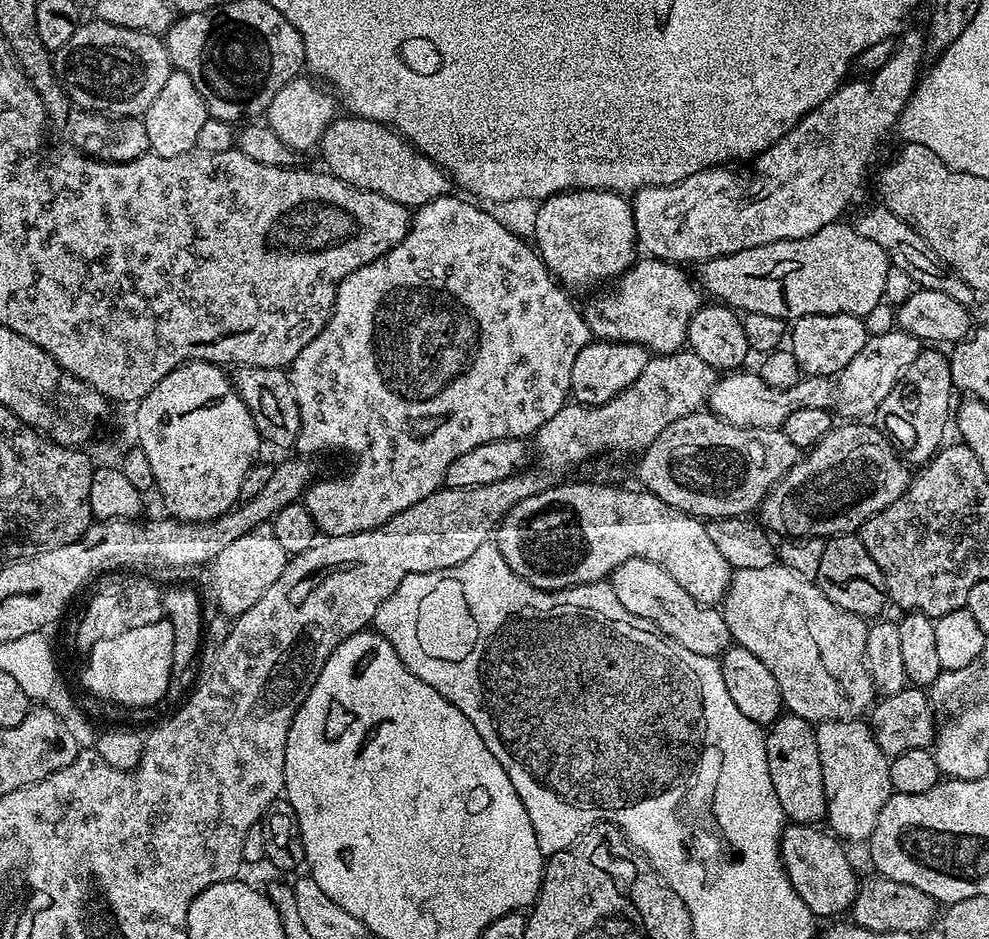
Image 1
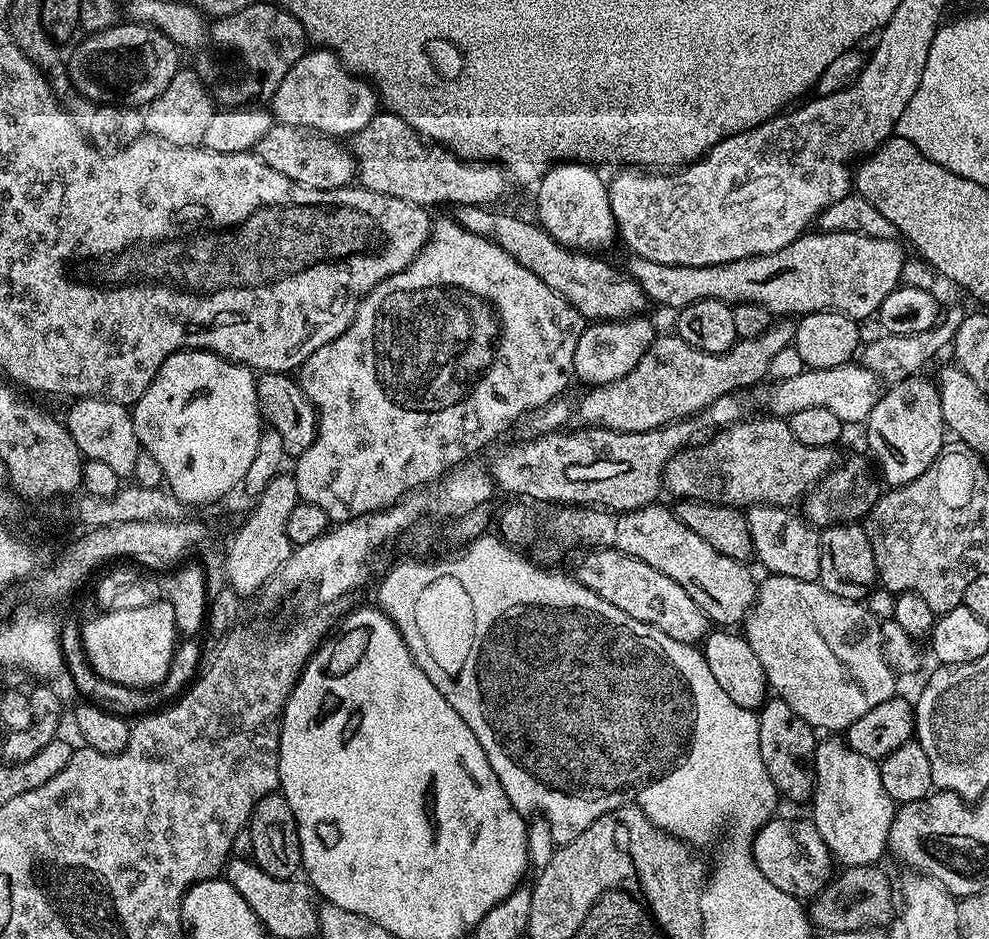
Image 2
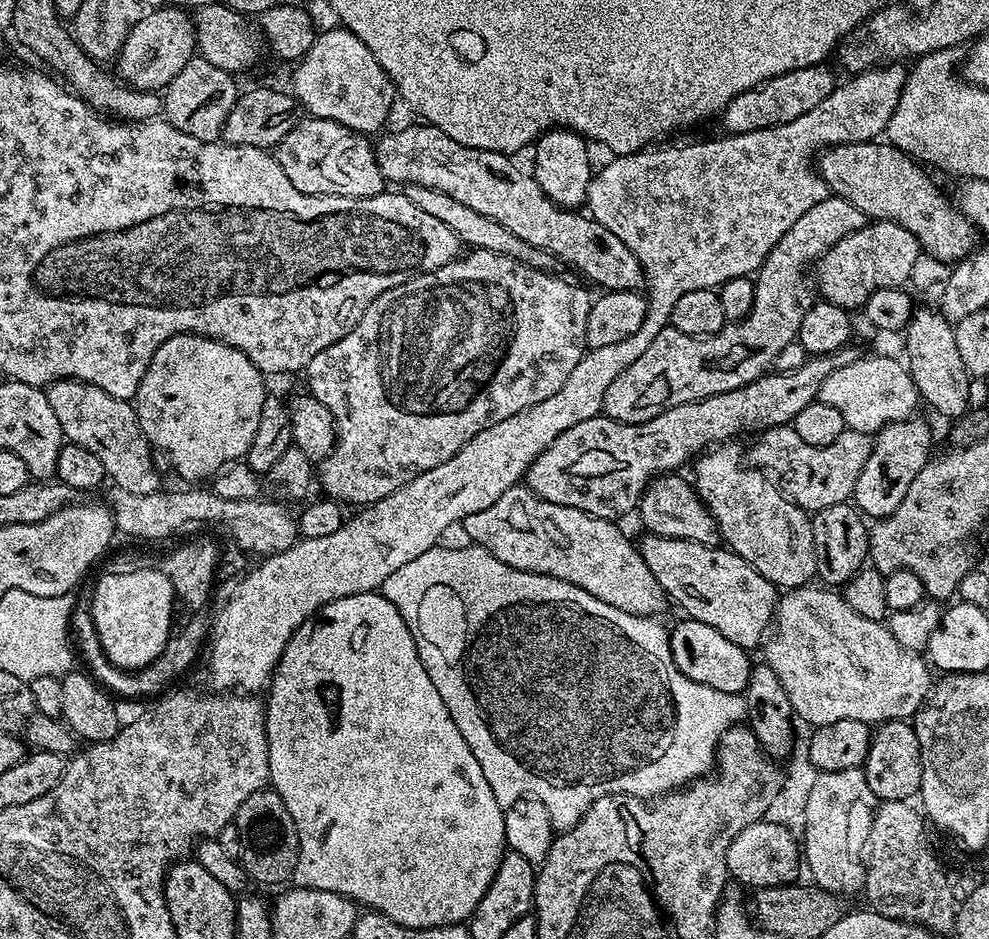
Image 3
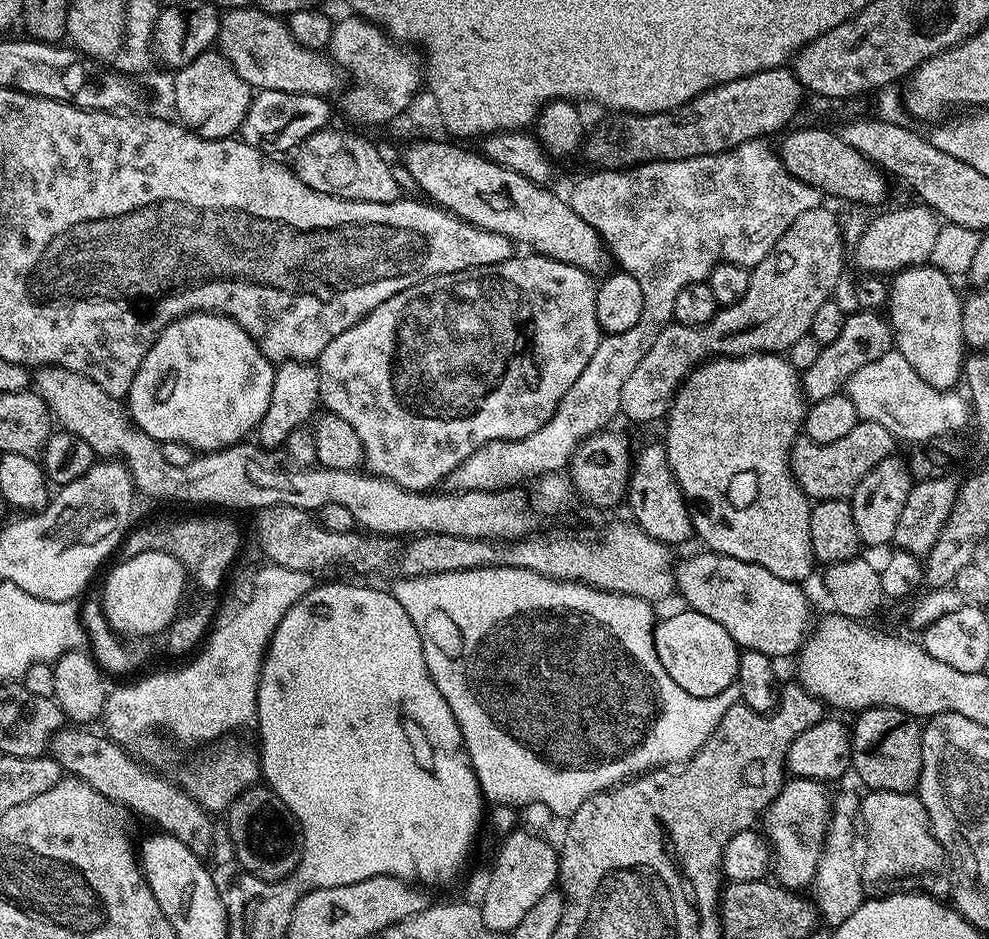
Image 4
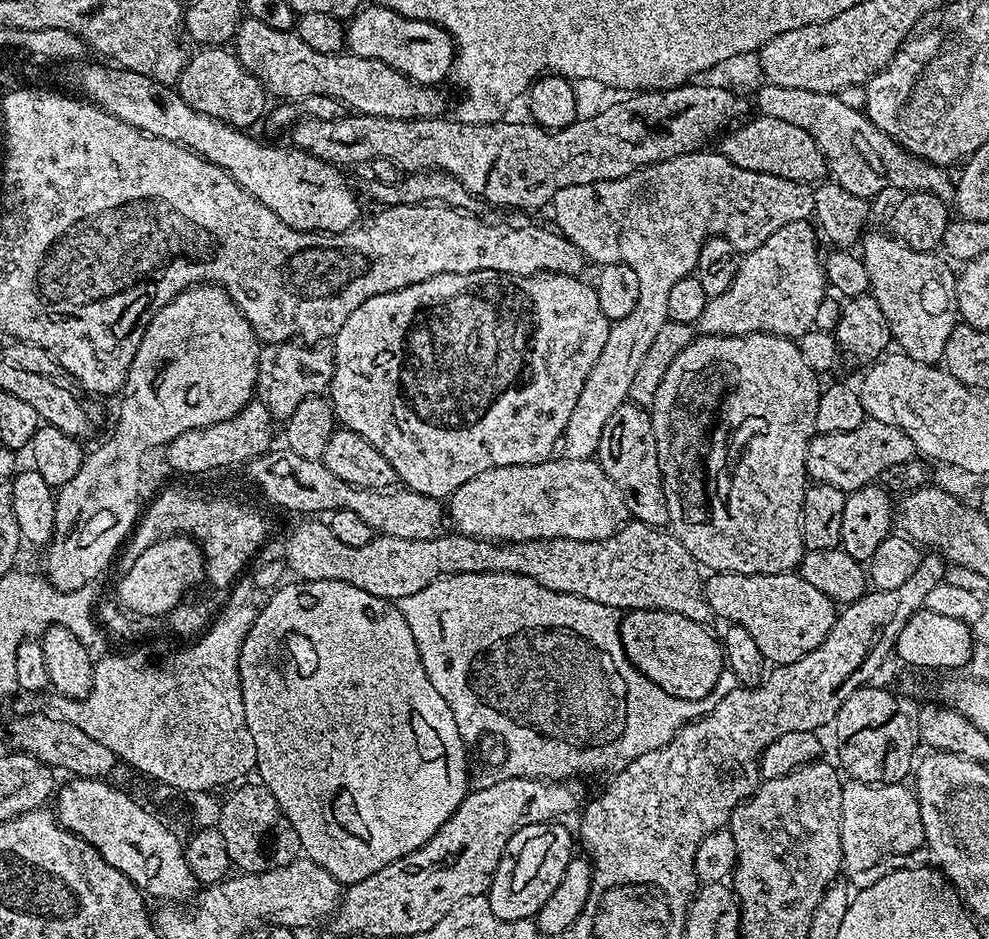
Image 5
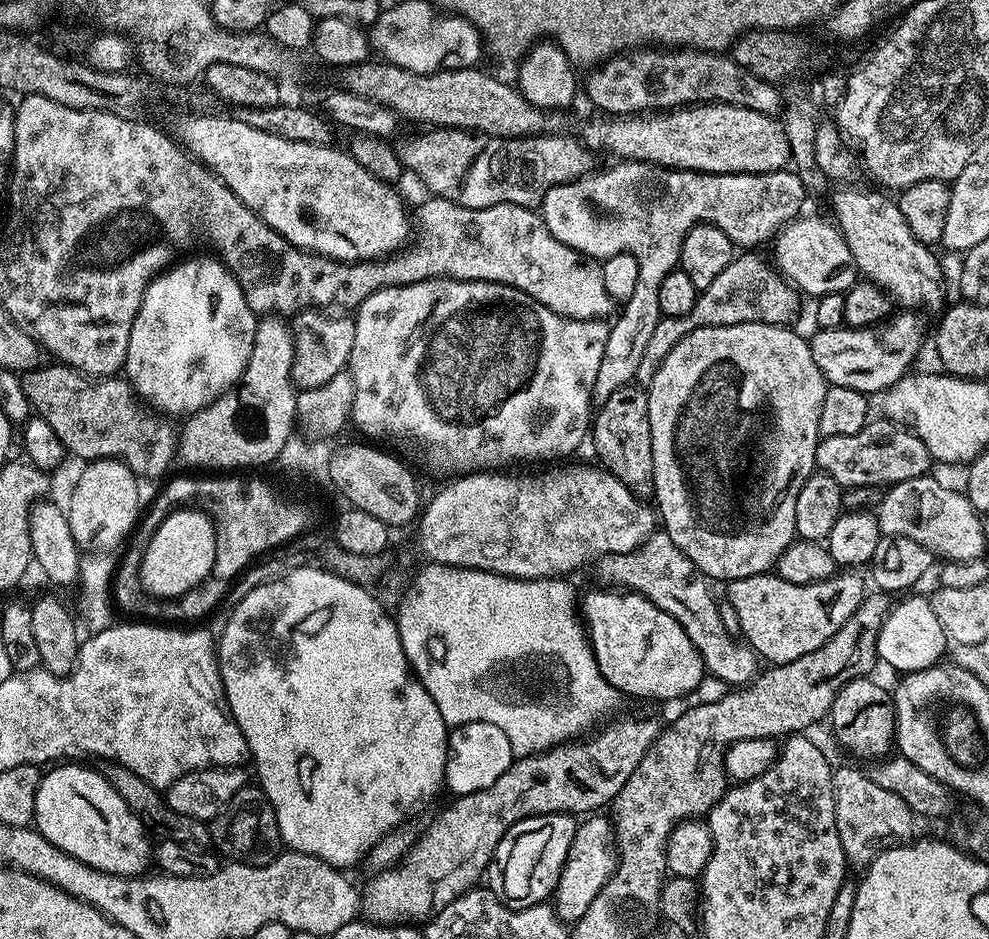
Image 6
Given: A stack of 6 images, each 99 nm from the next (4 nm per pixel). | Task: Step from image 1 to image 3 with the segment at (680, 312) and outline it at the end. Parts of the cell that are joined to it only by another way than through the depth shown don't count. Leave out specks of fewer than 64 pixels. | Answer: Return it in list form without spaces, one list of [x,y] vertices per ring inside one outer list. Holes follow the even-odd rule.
[[[407,184],[403,187],[402,194],[410,198],[410,202],[414,202],[420,210],[426,214],[433,215],[438,222],[443,222],[453,230],[463,245],[467,247],[490,250],[491,253],[502,254],[514,258],[518,262],[522,262],[531,268],[537,268],[543,272],[552,272],[557,267],[558,261],[556,257],[551,256],[546,250],[538,250],[534,246],[530,246],[530,242],[522,242],[522,238],[518,238],[518,234],[510,234],[510,230],[501,223],[496,222],[492,218],[486,218],[484,214],[479,214],[476,210],[471,210],[470,206],[465,206],[462,202],[457,202],[448,194],[442,194],[430,187],[422,187],[417,184]]]

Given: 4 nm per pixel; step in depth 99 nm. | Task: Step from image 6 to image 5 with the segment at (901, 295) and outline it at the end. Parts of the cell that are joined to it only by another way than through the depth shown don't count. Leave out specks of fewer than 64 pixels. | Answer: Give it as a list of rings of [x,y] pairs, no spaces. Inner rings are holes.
[[[870,232],[862,240],[862,259],[868,275],[868,292],[876,300],[878,310],[888,325],[891,343],[897,344],[899,351],[914,362],[929,366],[939,365],[944,358],[946,342],[958,326],[955,289],[957,273],[951,272],[932,252],[917,252],[891,235],[888,237],[880,232]]]

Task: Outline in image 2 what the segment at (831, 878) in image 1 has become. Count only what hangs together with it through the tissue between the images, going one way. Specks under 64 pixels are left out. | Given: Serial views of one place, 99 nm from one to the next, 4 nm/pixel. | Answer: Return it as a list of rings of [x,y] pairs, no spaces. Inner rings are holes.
[[[805,817],[770,818],[752,840],[752,860],[768,882],[799,900],[811,899],[819,893],[831,879],[830,870],[834,868],[828,847],[811,819]]]

